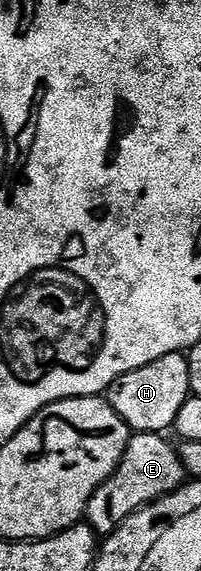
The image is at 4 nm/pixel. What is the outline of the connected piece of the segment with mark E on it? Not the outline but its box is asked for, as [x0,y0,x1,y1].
[86,433,185,535]

